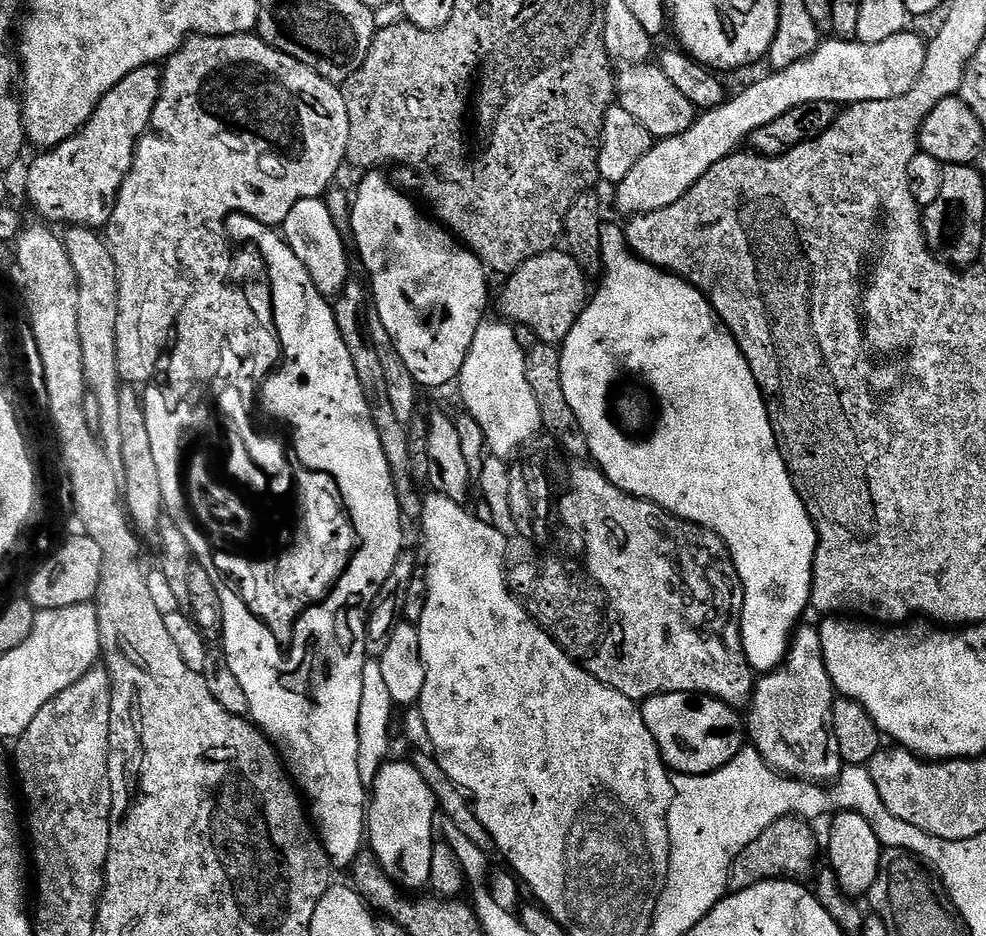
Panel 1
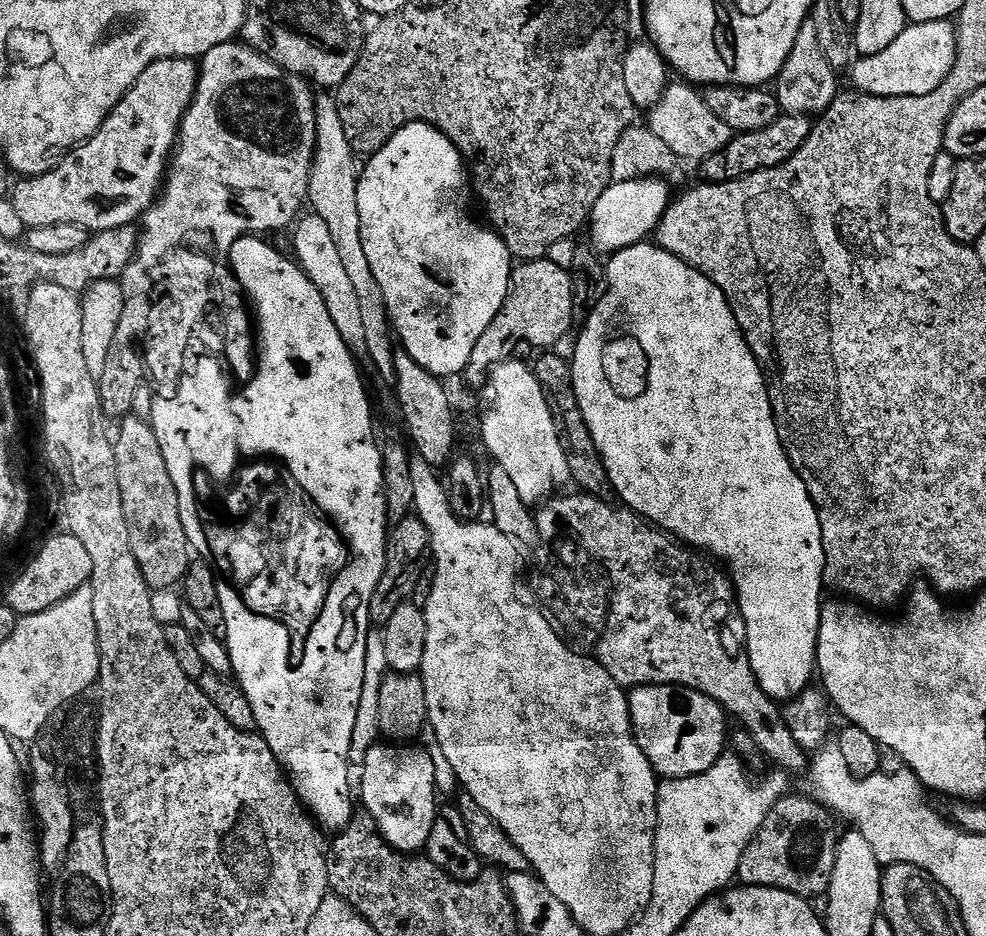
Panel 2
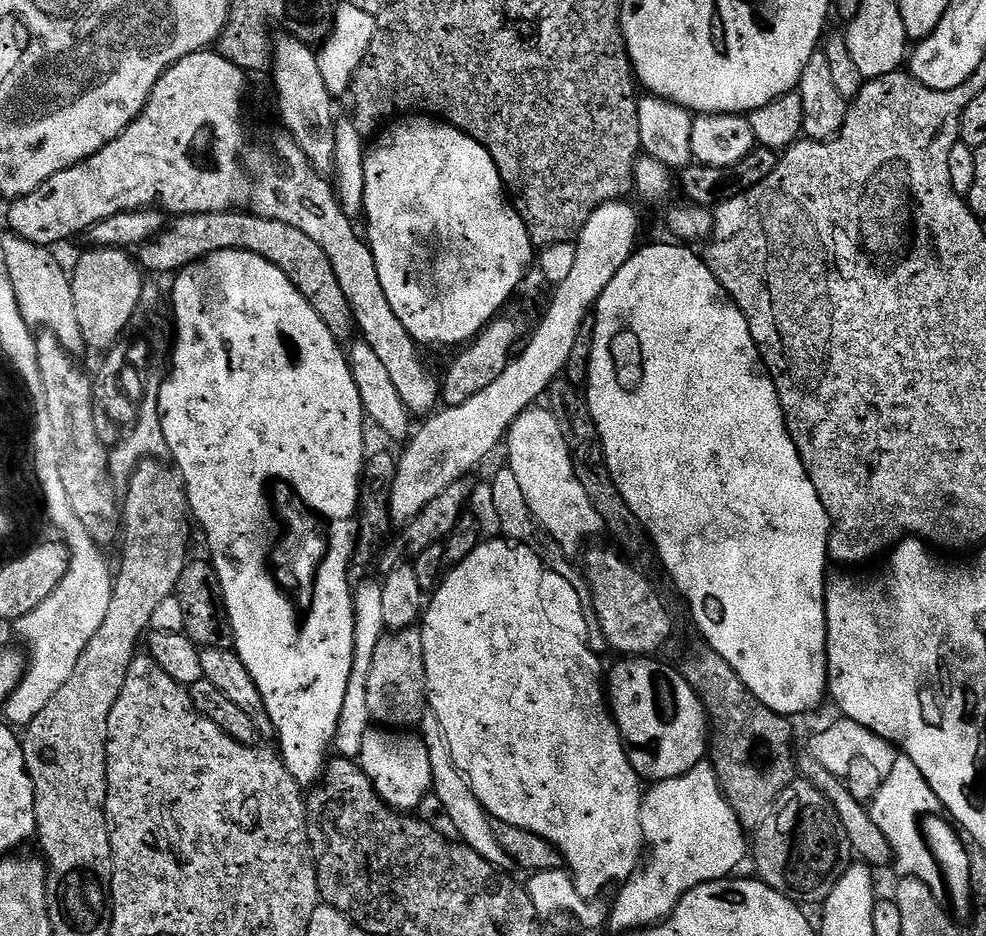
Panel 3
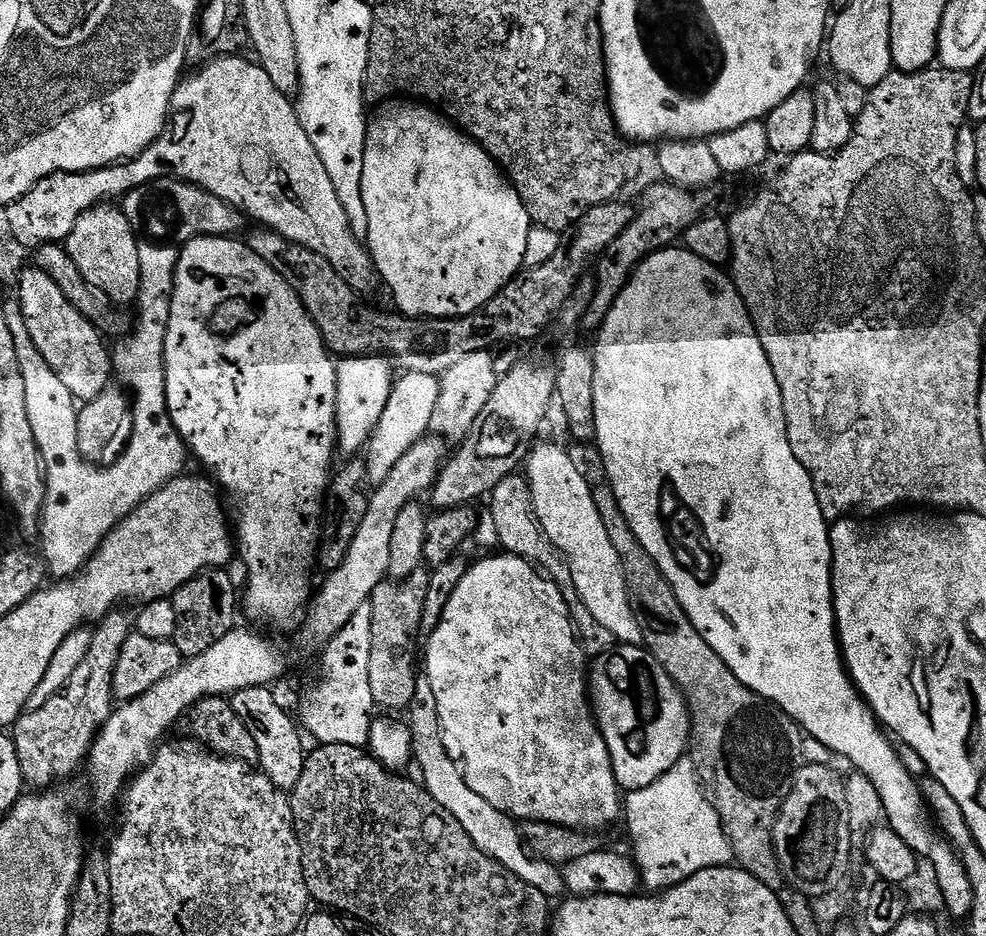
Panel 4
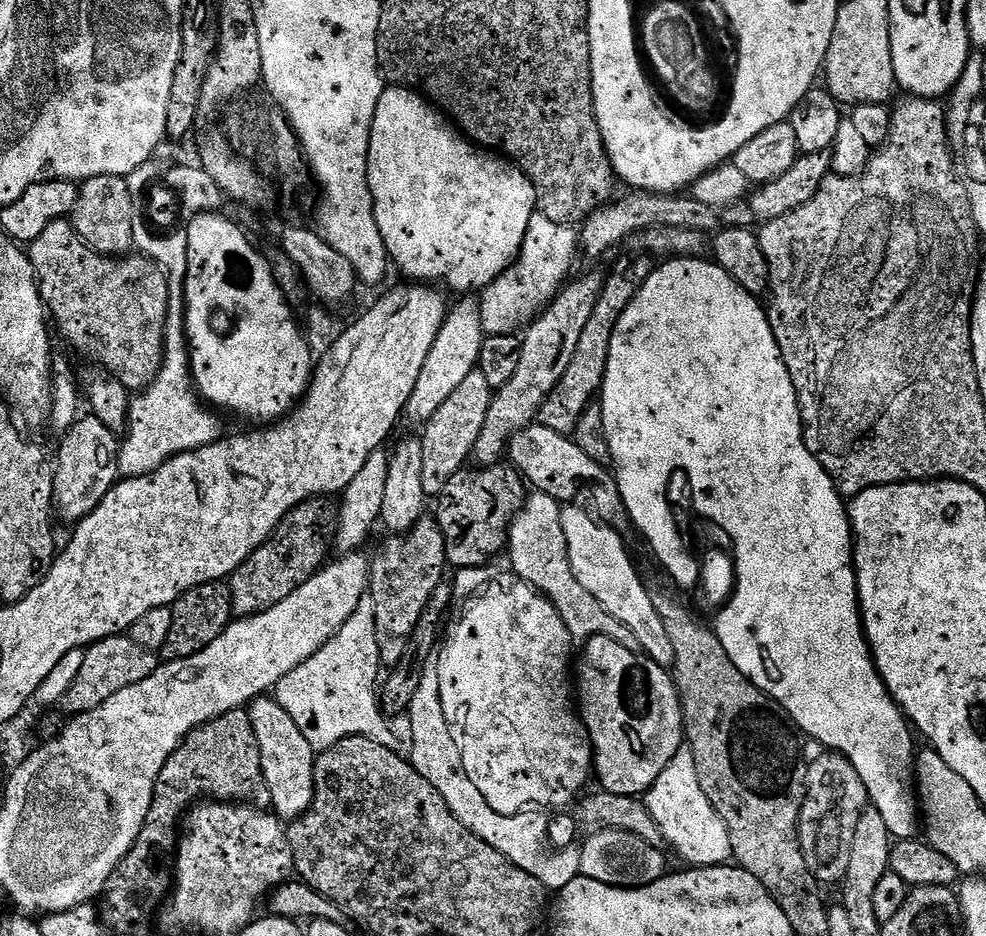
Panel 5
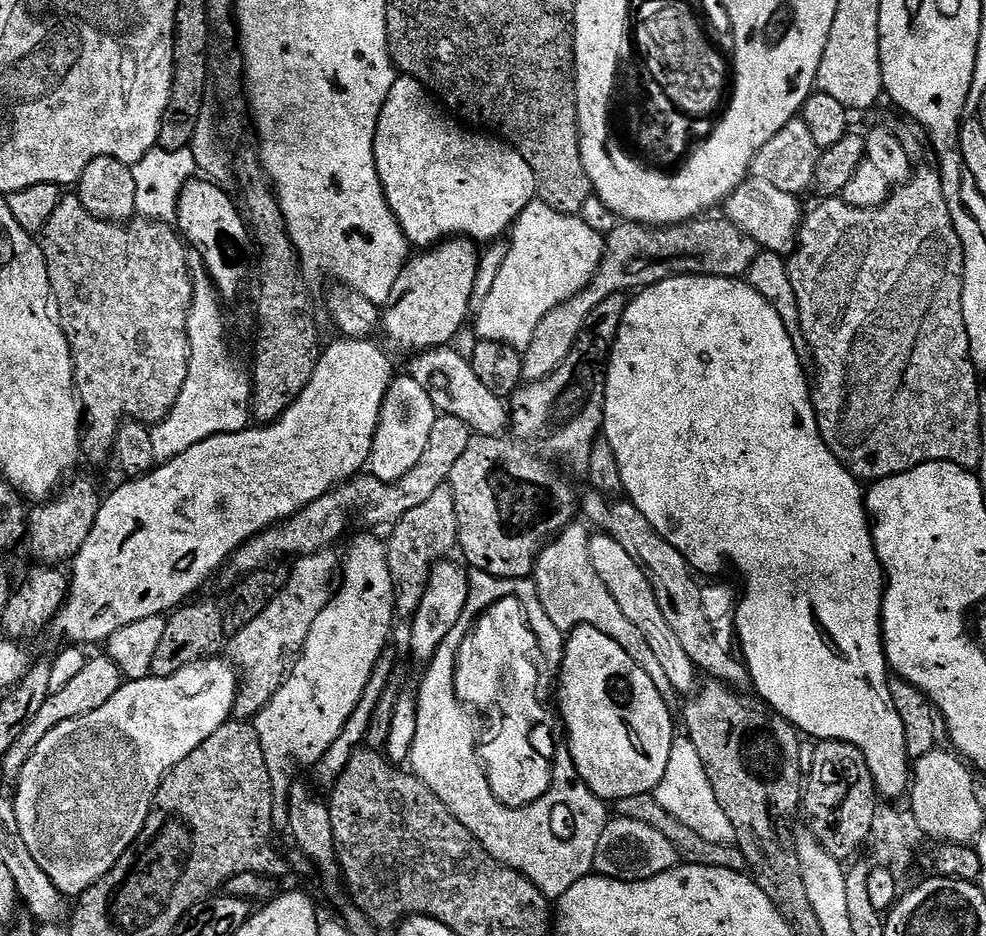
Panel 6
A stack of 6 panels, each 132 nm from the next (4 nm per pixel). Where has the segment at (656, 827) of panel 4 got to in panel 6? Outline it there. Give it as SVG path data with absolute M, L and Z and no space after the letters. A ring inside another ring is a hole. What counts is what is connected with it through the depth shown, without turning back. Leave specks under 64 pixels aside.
M687 735L675 737L670 750L670 762L666 762L666 774L662 774L662 782L656 787L654 795L666 814L678 818L682 826L688 826L690 830L694 830L694 834L706 838L706 842L735 845L734 826L730 826L726 810L718 806L718 798L714 798L710 778L706 778L706 770L702 766L702 758L698 758L698 750L694 750Z

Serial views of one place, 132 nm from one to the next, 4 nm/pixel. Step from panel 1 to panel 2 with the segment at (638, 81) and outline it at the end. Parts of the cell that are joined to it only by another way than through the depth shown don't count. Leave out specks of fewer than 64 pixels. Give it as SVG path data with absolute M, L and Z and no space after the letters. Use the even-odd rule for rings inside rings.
M688 82L669 83L659 102L651 108L647 116L647 127L658 134L658 138L662 138L662 142L666 142L666 146L670 146L670 150L674 150L674 154L684 162L699 162L710 158L710 154L718 154L718 150L725 148L734 135L730 126L726 126L726 122L721 122L710 111L703 95Z

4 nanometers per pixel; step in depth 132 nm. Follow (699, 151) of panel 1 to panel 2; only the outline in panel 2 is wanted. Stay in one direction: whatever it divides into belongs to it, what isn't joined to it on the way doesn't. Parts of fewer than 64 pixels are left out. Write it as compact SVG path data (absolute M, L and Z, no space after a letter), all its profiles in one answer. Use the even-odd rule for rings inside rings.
M952 20L909 23L882 54L860 56L853 63L851 87L866 96L921 96L938 90L955 65L956 24ZM641 178L609 184L602 198L598 198L590 217L591 243L601 253L608 252L607 254L615 254L624 248L645 243L655 233L670 203L668 188L664 184L667 183L660 178Z

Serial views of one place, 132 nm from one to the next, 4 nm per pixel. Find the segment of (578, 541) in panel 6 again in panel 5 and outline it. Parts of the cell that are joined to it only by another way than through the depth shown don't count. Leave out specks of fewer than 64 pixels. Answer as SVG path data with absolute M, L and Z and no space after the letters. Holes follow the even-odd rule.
M533 491L525 499L523 508L517 512L512 523L508 525L508 543L506 556L512 559L512 568L517 577L525 580L530 586L537 588L545 598L558 610L562 622L566 622L566 630L577 641L584 642L594 636L605 636L631 652L640 652L638 638L618 618L606 614L606 610L574 578L574 570L570 566L566 536L562 534L561 501L550 498L546 494Z

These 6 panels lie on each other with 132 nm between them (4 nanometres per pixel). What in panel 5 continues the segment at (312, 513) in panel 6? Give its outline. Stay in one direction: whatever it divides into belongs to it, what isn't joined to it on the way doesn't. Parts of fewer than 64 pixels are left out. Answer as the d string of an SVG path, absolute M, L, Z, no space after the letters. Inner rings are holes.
M480 371L471 372L458 390L438 406L438 410L426 421L428 437L420 440L424 453L422 454L422 486L425 497L439 497L440 491L465 467L464 464L476 451L478 434L482 434L482 426L486 422L488 407L492 405L494 389Z

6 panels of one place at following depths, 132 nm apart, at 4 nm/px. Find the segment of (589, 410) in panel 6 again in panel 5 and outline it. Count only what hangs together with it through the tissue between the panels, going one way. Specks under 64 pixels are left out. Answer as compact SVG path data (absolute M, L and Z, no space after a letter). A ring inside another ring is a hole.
M643 259L620 260L616 264L616 269L605 275L600 300L594 306L594 314L590 314L586 326L582 326L582 338L578 338L574 358L570 358L570 366L566 366L566 374L562 374L562 378L544 399L544 405L540 408L539 423L546 425L550 430L565 434L575 433L582 414L604 387L604 375L610 358L610 338L614 334L614 326L618 318L622 318L626 306L630 306L630 302L644 284L644 279L654 267L651 259ZM507 463L473 467L473 472L462 470L446 482L435 501L434 519L444 535L446 558L453 569L482 567L495 561L508 543L508 525L524 506L525 481Z

